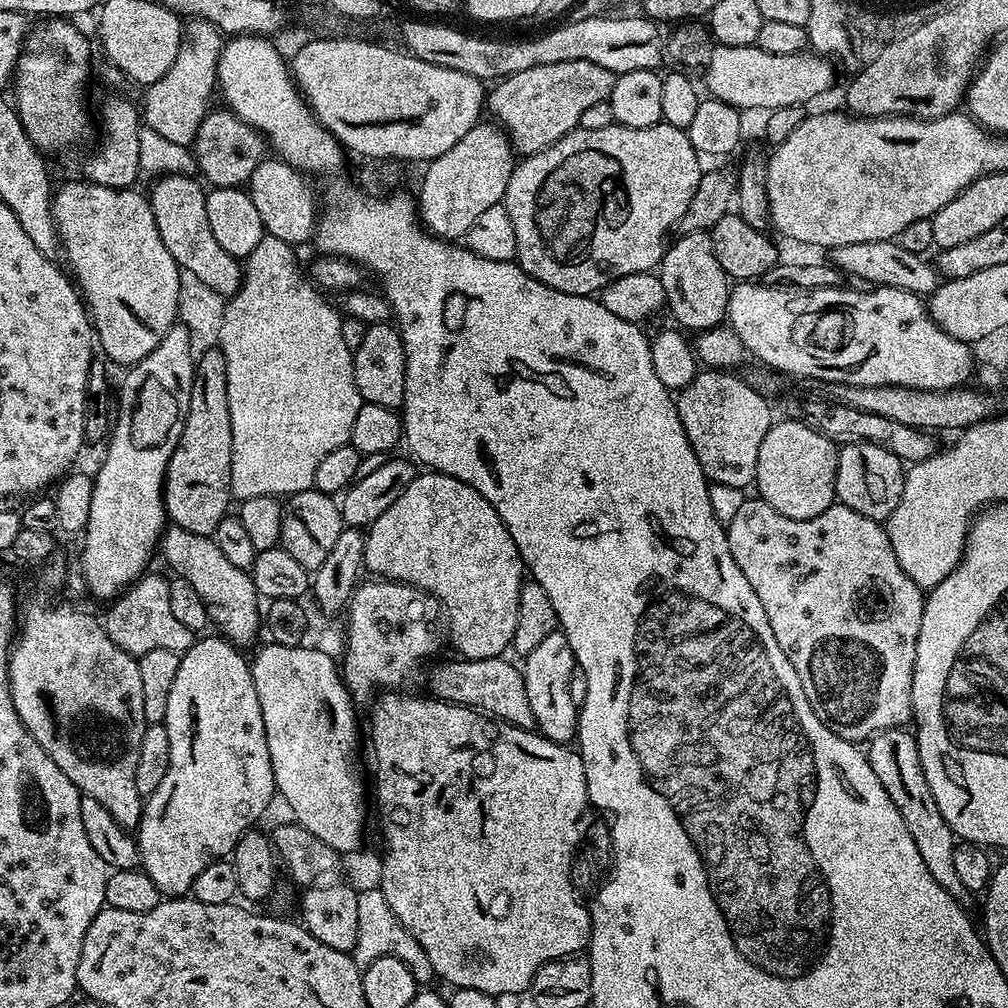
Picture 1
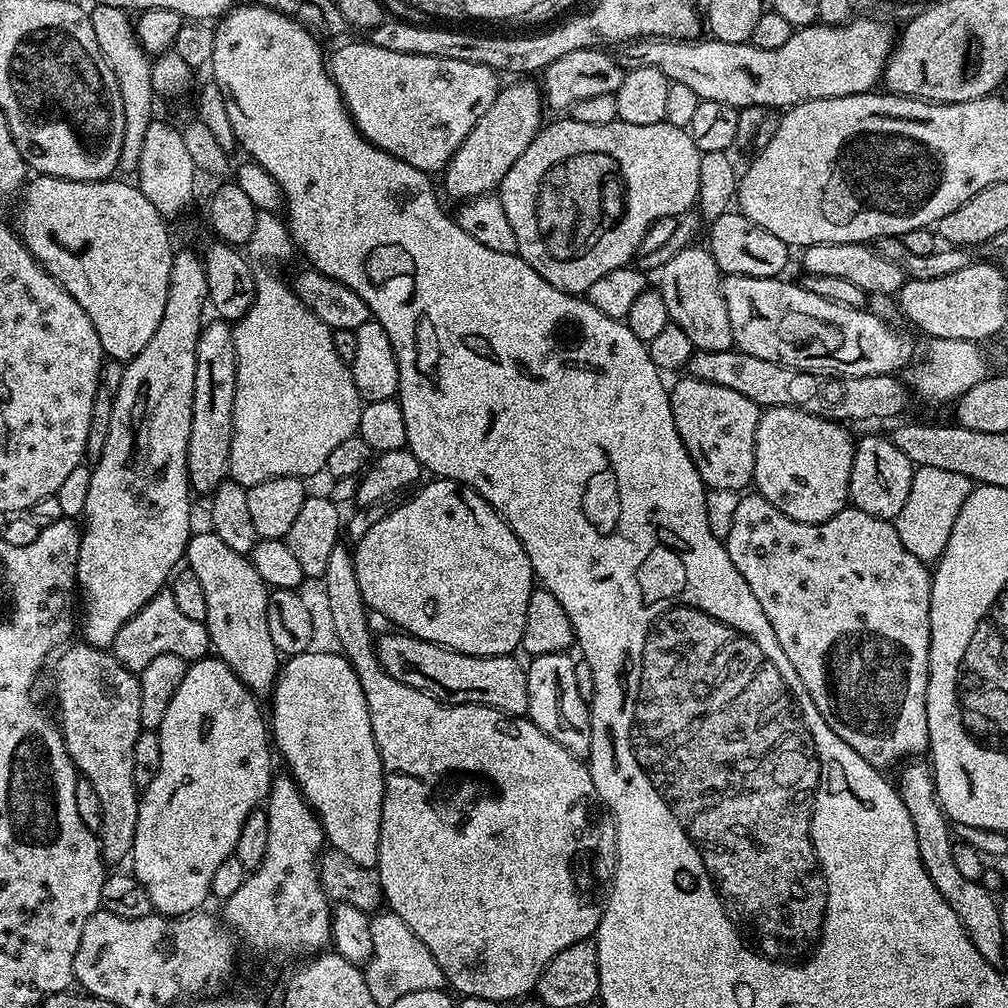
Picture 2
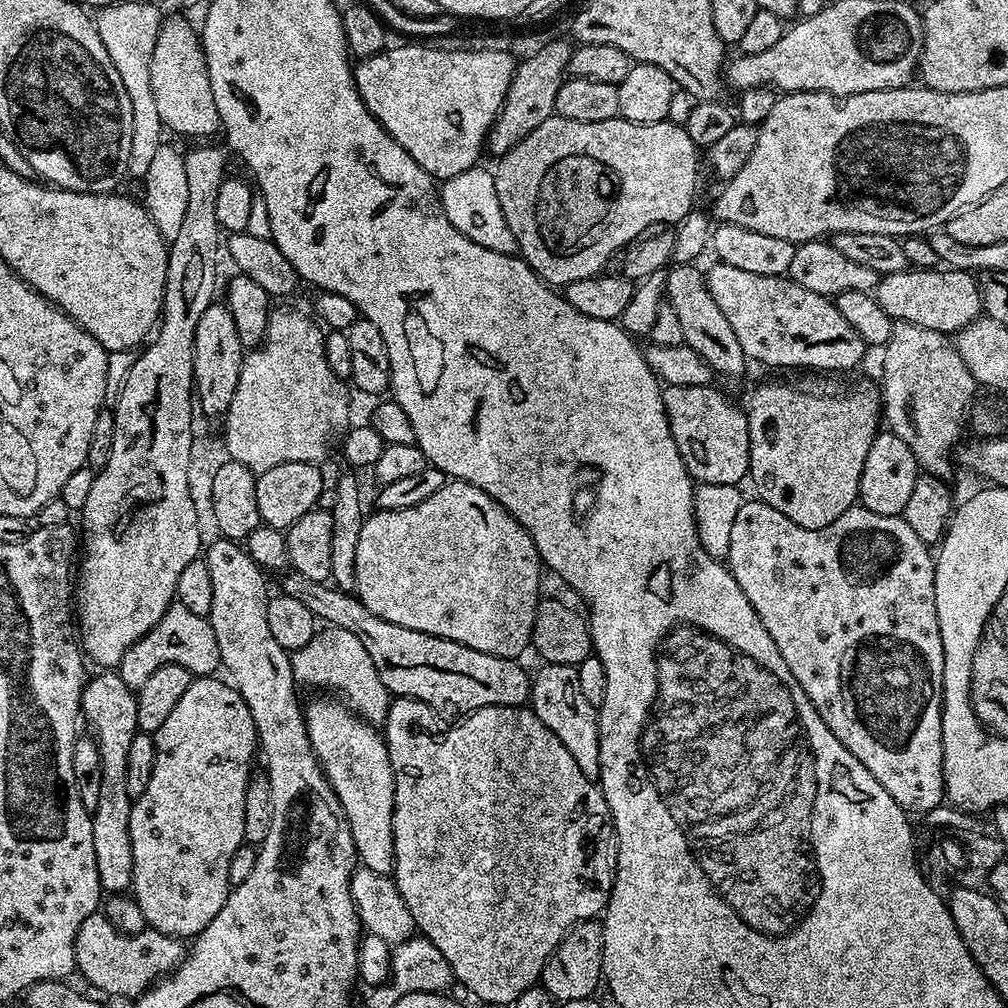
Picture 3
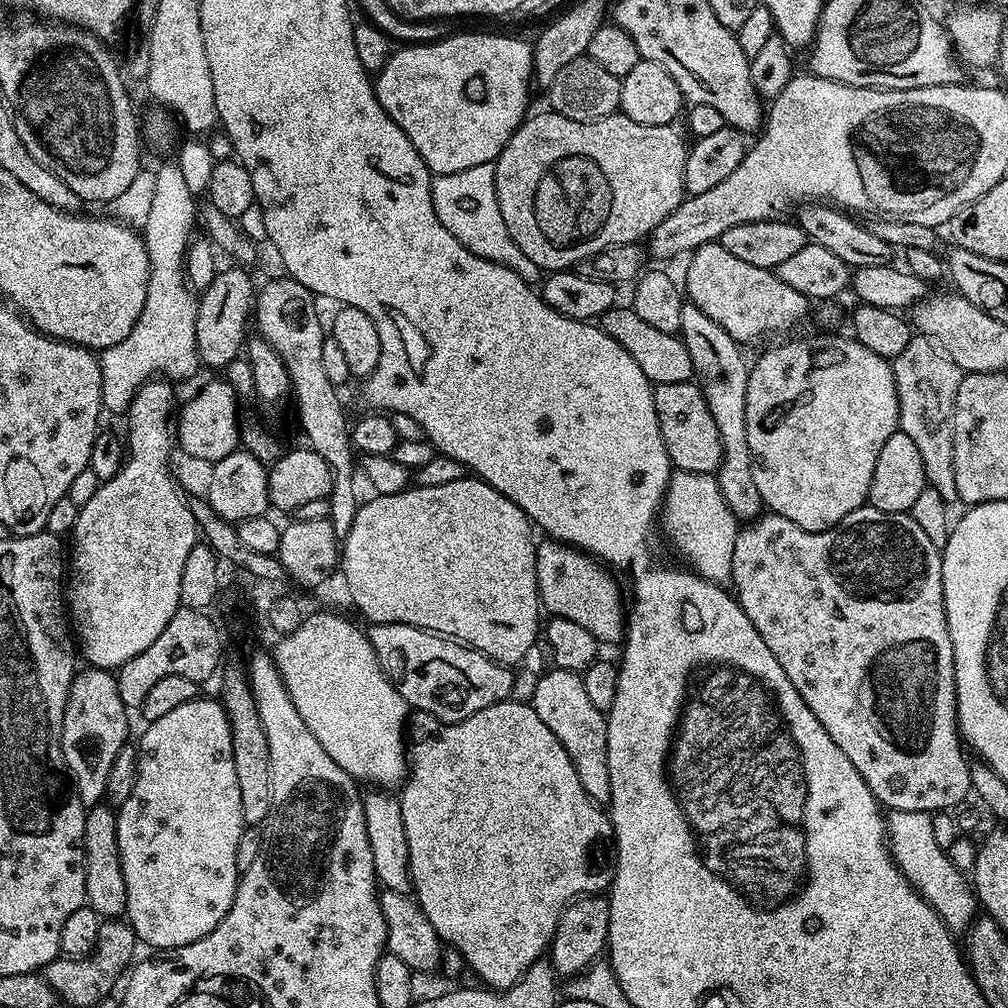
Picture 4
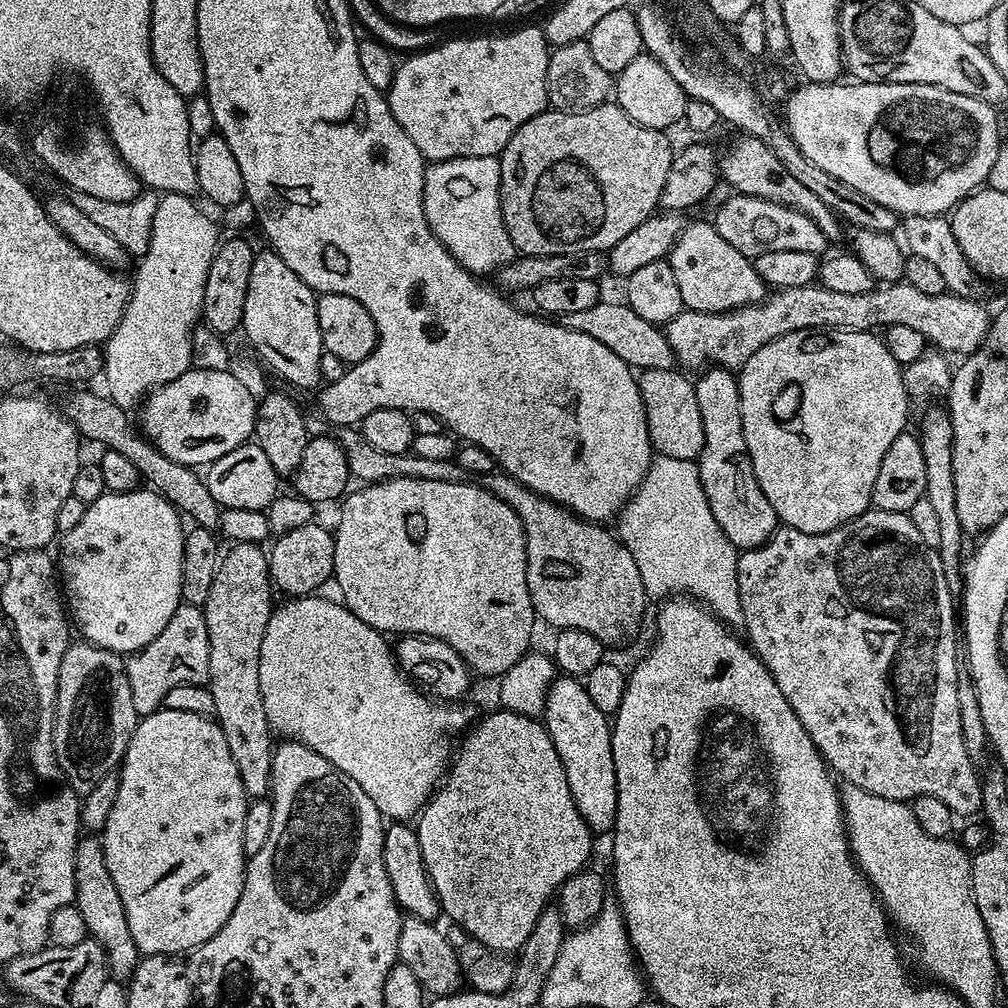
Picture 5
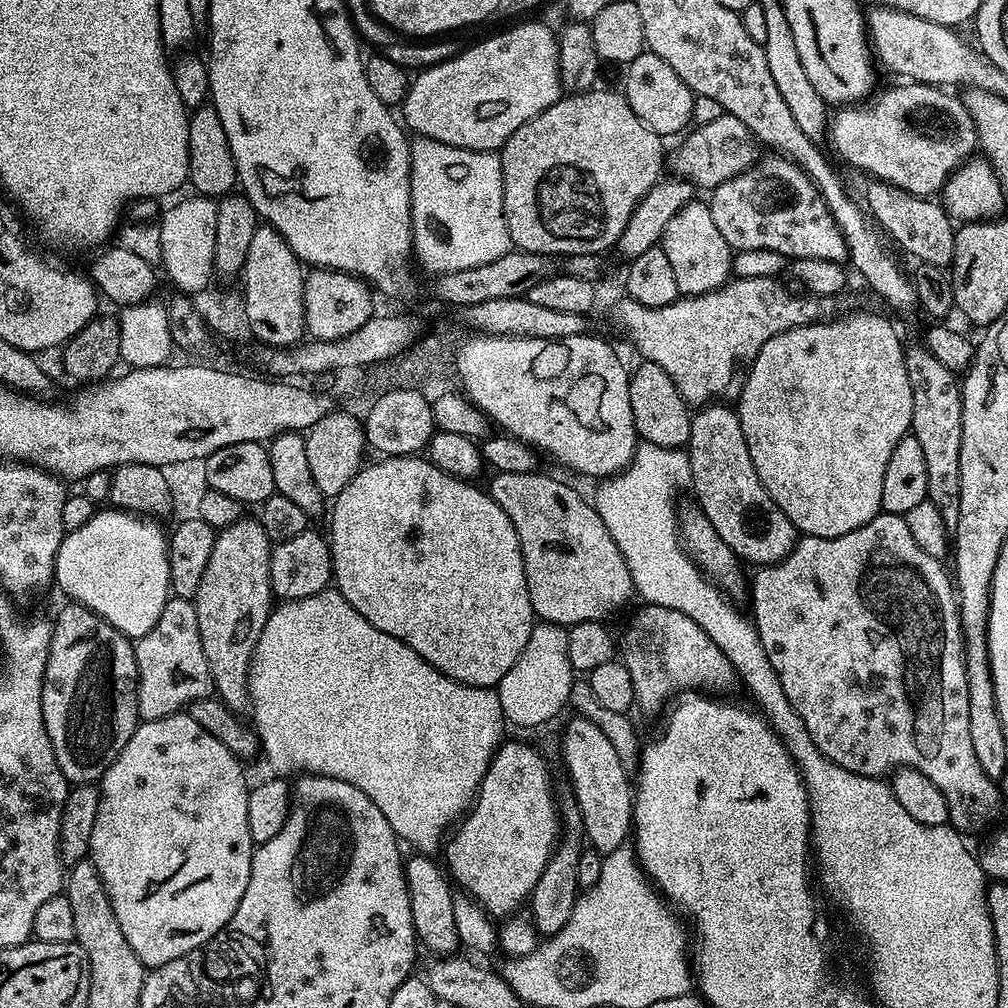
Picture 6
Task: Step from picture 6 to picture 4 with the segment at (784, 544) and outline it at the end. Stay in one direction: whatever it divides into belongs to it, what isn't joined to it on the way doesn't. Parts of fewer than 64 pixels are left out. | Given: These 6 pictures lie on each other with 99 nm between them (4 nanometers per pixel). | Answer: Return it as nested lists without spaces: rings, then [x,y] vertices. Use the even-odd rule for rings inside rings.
[[[690,302],[682,306],[678,335],[684,341],[686,350],[690,350],[690,362],[694,362],[692,375],[706,398],[706,406],[710,406],[714,426],[718,426],[718,438],[722,438],[720,467],[714,473],[722,498],[726,498],[726,506],[730,506],[737,521],[754,520],[761,515],[764,500],[758,494],[758,486],[754,486],[752,455],[746,442],[746,386],[750,364],[744,361],[745,349],[737,344],[733,336],[726,334],[714,318],[702,314],[702,310]]]

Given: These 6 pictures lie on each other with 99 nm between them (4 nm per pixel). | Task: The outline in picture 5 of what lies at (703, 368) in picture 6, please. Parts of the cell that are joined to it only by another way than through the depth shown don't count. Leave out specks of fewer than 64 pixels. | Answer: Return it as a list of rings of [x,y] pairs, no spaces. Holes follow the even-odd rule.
[[[813,282],[797,288],[781,288],[765,295],[758,304],[748,304],[744,308],[732,308],[728,312],[680,312],[666,326],[666,335],[670,346],[676,351],[677,361],[685,369],[703,369],[705,366],[719,366],[729,370],[739,370],[746,358],[754,354],[754,350],[762,350],[766,342],[778,338],[782,334],[803,332],[805,330],[835,330],[837,332],[870,332],[883,330],[890,326],[910,326],[922,334],[924,340],[937,344],[941,353],[960,352],[971,354],[980,347],[980,343],[988,337],[990,312],[979,304],[980,300],[966,296],[953,295],[946,291],[942,294],[921,294],[915,286],[907,282],[897,282],[887,286],[874,286],[866,294],[841,294],[834,290],[821,288]]]

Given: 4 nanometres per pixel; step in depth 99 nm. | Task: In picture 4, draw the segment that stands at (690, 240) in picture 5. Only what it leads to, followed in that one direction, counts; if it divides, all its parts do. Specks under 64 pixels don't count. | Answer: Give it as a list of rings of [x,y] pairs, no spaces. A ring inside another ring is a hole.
[[[718,242],[703,244],[691,253],[688,269],[682,276],[682,288],[687,299],[702,314],[707,314],[735,338],[737,344],[749,346],[763,336],[776,336],[779,332],[788,332],[795,324],[804,320],[810,301],[808,297],[798,294],[791,286],[786,286],[782,278],[778,278],[771,268],[750,266],[750,262],[742,262],[730,250],[723,248]]]

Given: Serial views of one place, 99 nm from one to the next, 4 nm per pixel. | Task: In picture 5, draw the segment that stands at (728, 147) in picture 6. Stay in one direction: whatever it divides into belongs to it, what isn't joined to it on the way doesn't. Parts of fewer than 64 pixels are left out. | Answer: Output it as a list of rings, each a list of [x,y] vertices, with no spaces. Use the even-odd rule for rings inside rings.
[[[740,134],[736,138],[737,140],[725,152],[719,153],[719,179],[723,183],[725,180],[732,187],[733,193],[741,196],[757,196],[771,201],[772,204],[790,206],[794,210],[806,214],[806,218],[810,218],[810,222],[814,222],[814,226],[818,226],[818,230],[822,230],[822,234],[829,242],[836,242],[840,236],[841,217],[826,206],[809,187],[802,186],[802,183],[798,182],[798,179],[794,178],[785,166],[782,166],[781,162],[775,158],[774,150],[770,145],[753,136]]]

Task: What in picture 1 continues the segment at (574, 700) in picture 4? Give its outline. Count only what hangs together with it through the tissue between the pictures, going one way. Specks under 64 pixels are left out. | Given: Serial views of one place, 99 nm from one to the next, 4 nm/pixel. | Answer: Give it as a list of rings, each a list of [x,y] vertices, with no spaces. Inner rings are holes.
[[[559,630],[551,632],[522,660],[526,698],[530,698],[530,706],[534,706],[536,728],[540,735],[553,740],[555,744],[571,745],[578,736],[578,705],[574,698],[570,698],[570,674],[577,666],[576,655]]]

